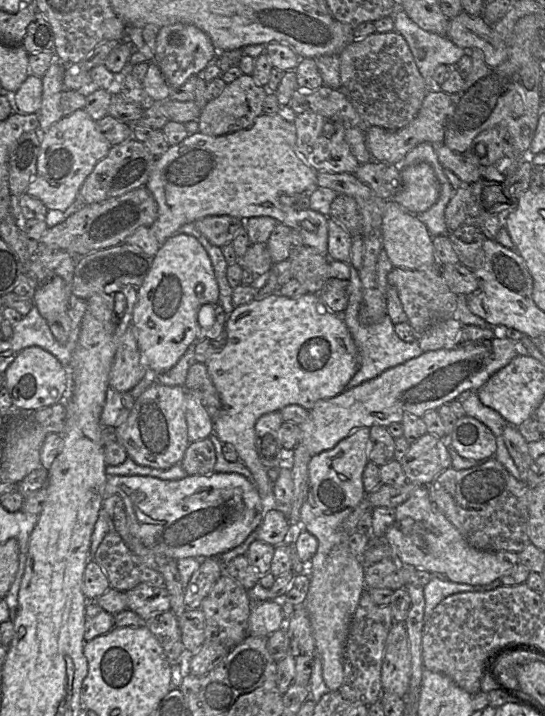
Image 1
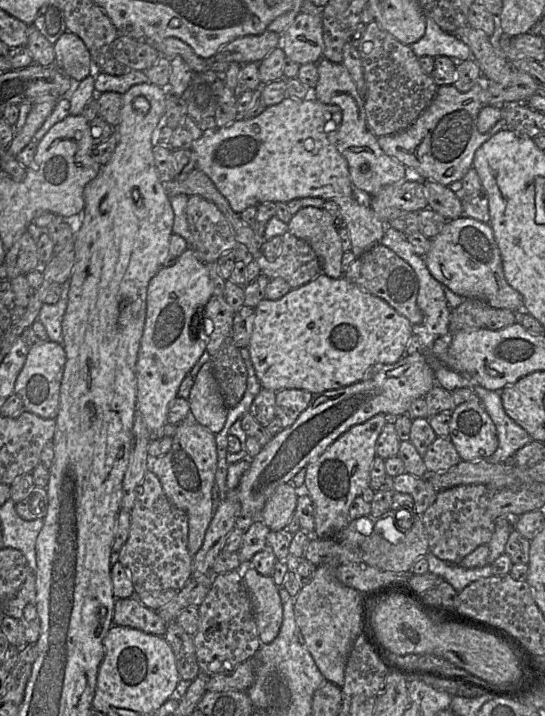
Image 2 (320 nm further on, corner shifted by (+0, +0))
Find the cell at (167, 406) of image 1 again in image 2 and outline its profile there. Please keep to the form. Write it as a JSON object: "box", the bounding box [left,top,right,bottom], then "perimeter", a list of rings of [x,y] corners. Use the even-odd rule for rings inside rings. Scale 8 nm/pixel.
{"box":[148,414,217,557],"perimeter":[[[189,414],[177,425],[169,452],[152,459],[148,455],[148,470],[157,476],[169,501],[187,514],[187,548],[192,557],[203,543],[206,529],[214,512],[212,489],[217,470],[215,435],[195,421],[193,416]]]}

